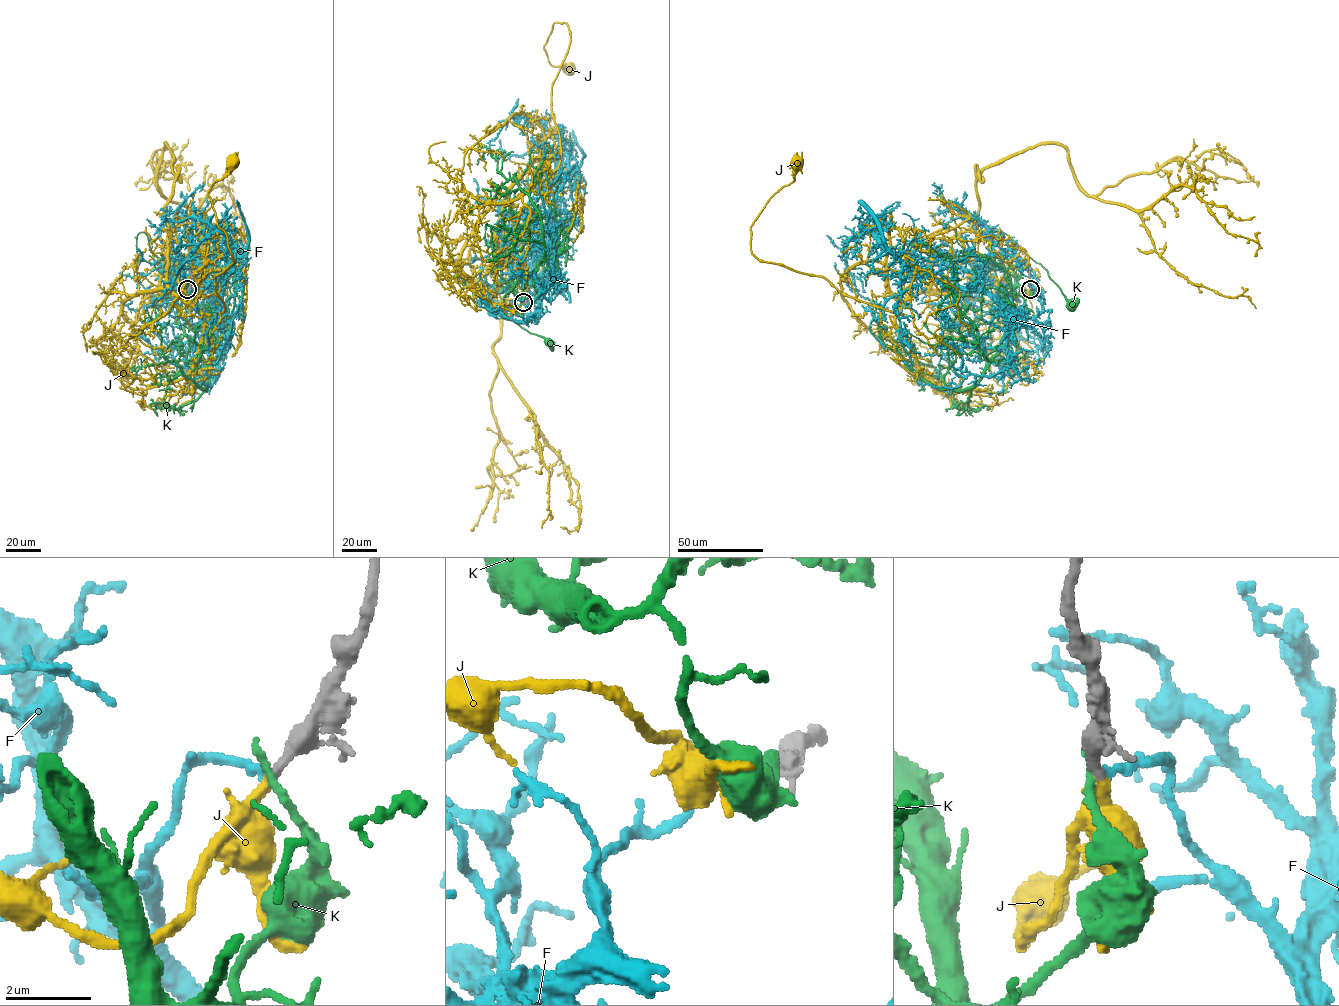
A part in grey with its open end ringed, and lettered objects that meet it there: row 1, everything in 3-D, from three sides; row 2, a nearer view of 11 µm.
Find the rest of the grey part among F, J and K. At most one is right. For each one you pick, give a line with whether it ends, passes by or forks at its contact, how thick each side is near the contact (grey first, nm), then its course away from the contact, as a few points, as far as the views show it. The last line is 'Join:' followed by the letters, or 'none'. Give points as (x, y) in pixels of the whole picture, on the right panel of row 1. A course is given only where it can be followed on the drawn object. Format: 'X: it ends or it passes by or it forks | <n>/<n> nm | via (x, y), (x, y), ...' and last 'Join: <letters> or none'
J: it ends | 360/280 nm | via (1030, 289), (1002, 322), (984, 303), (929, 289), (902, 314), (760, 261), (750, 226), (797, 161)
Join: J

